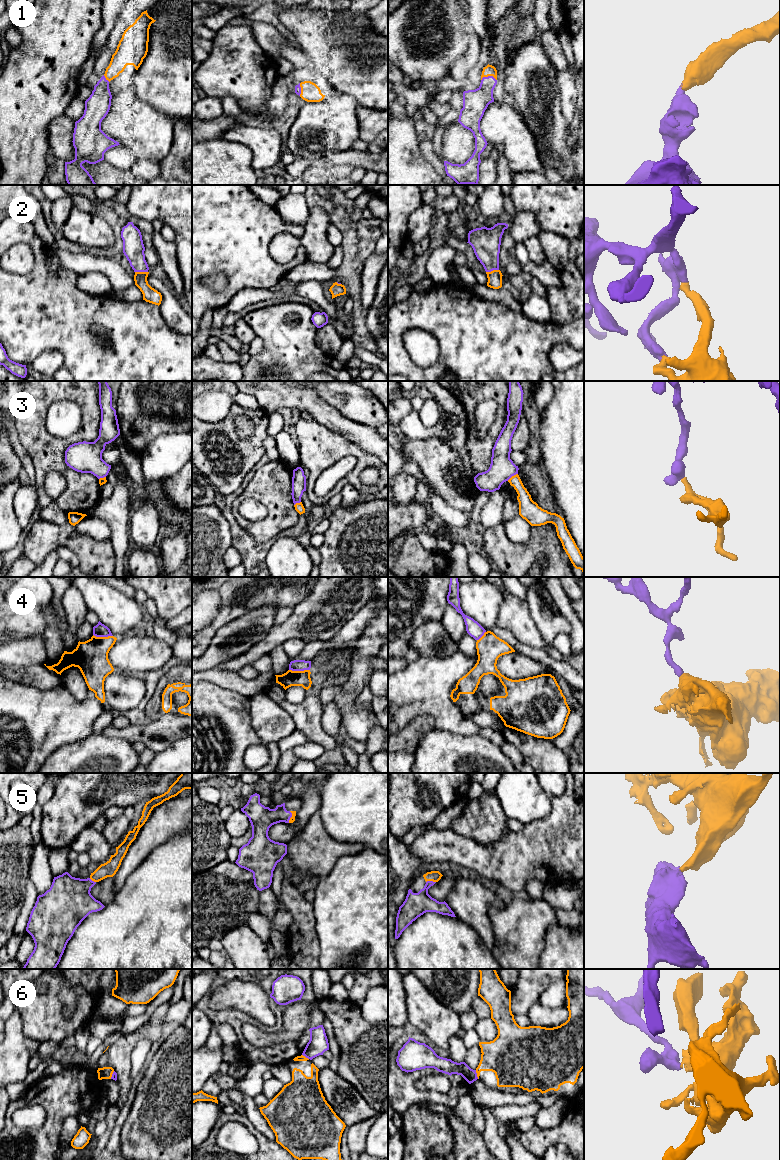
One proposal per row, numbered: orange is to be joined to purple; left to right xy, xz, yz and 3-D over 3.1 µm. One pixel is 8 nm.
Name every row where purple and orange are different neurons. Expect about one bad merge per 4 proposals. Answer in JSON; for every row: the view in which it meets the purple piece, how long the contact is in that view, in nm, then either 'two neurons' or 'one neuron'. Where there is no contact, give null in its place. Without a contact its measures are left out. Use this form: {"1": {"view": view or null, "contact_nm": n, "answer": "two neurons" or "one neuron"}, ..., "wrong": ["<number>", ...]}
{"1": {"view": "yz", "contact_nm": 130, "answer": "one neuron"}, "2": {"view": "xy", "contact_nm": 100, "answer": "one neuron"}, "3": {"view": "yz", "contact_nm": 110, "answer": "two neurons"}, "4": {"view": "xz", "contact_nm": 170, "answer": "two neurons"}, "5": {"view": "yz", "contact_nm": 80, "answer": "one neuron"}, "6": {"view": "yz", "contact_nm": 80, "answer": "two neurons"}, "wrong": ["3", "4", "6"]}

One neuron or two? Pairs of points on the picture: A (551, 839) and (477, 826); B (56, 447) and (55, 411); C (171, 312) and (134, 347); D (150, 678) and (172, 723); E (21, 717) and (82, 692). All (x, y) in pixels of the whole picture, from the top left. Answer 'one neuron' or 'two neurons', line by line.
A: two neurons
B: two neurons
C: two neurons
D: two neurons
E: two neurons

